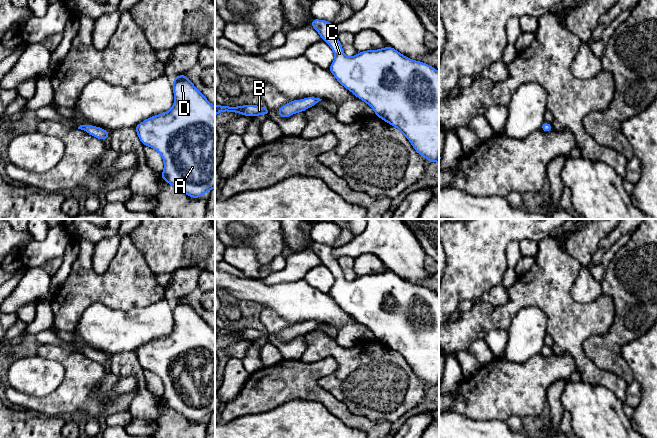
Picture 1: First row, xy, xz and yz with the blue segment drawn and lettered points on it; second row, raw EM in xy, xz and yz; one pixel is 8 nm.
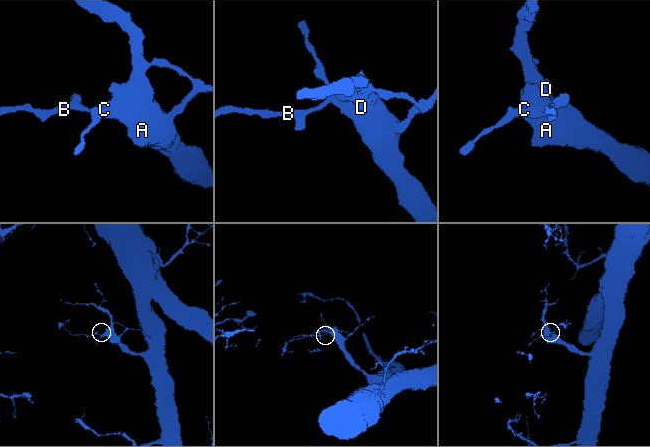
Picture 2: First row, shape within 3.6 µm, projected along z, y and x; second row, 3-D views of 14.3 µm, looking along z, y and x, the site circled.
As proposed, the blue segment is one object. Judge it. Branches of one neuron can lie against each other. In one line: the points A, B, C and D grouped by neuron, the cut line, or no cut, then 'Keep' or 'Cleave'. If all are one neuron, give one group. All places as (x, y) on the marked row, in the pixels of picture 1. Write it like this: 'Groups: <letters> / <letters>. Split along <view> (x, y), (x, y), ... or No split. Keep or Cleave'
Groups: A B C D. No split. Keep

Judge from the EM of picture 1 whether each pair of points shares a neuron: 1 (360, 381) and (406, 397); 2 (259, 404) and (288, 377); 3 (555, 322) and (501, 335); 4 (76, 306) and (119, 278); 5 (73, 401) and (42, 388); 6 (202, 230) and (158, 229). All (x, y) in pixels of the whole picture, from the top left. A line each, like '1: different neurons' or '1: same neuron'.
1: same neuron
2: same neuron
3: different neurons
4: same neuron
5: different neurons
6: same neuron

